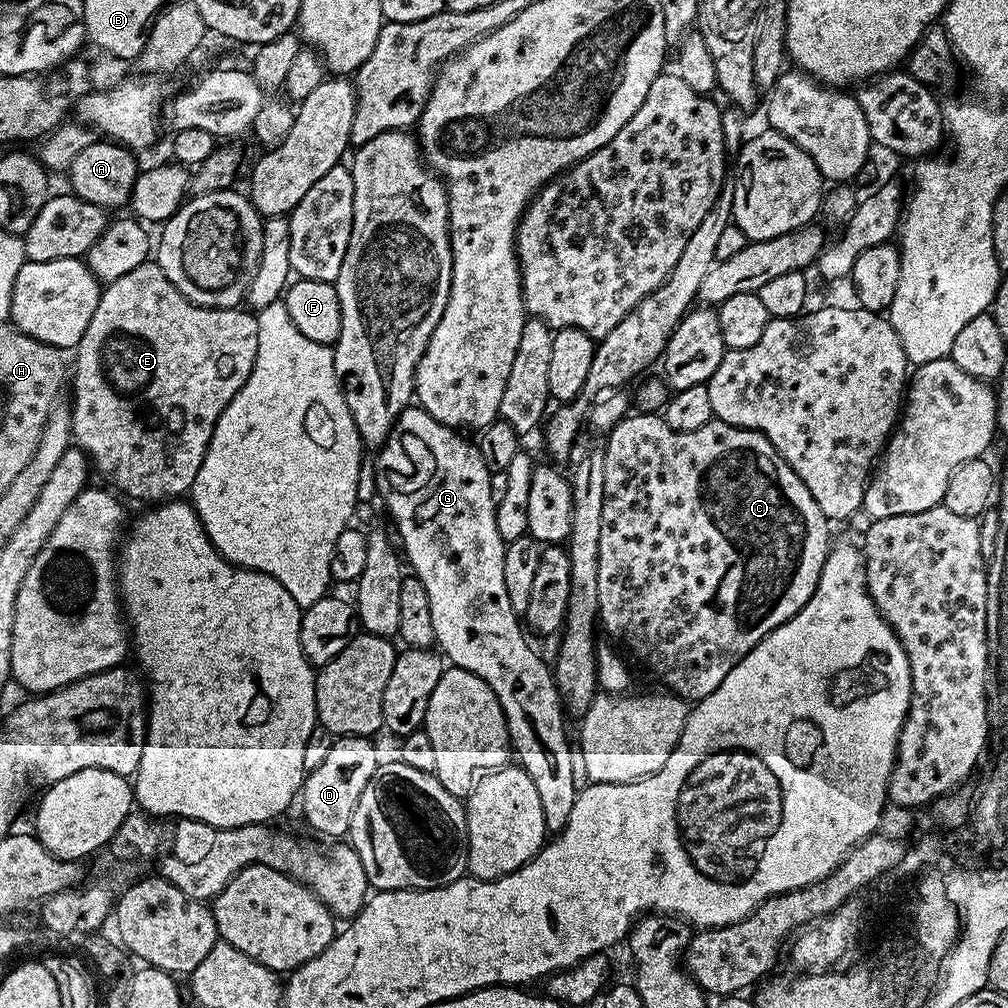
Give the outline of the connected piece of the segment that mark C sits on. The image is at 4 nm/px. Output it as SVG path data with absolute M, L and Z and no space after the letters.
M629 414L624 419L619 420L607 433L608 440L602 445L604 454L604 497L602 498L602 534L598 534L598 624L601 629L604 628L617 640L615 643L621 649L629 648L632 656L640 664L645 664L662 683L665 684L669 693L675 694L685 702L699 702L710 694L714 694L714 690L718 690L718 686L722 686L722 678L726 678L726 674L730 674L730 670L734 670L734 666L738 666L738 662L742 662L742 658L746 658L746 654L750 654L750 650L754 650L754 646L758 646L758 642L762 642L762 638L766 638L778 626L782 626L790 618L794 618L794 614L798 614L808 603L814 594L814 590L820 581L822 574L822 566L828 557L828 549L830 547L830 539L828 540L828 527L830 521L828 517L822 514L822 510L818 506L818 502L814 502L814 498L810 494L810 490L806 490L806 486L802 482L802 478L798 478L798 474L794 474L794 470L788 463L778 454L778 450L774 450L774 446L768 441L761 432L752 432L748 428L739 428L733 424L727 424L718 419L712 419L706 426L702 426L702 430L690 430L689 432L679 432L678 430L670 430L670 426L663 418L656 414Z

